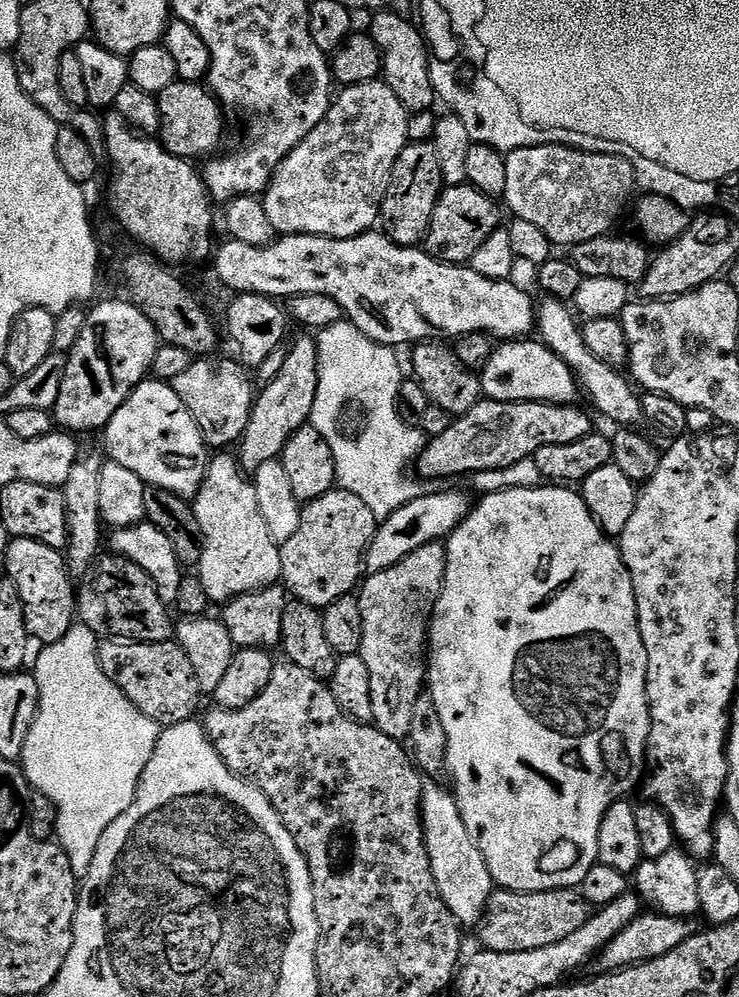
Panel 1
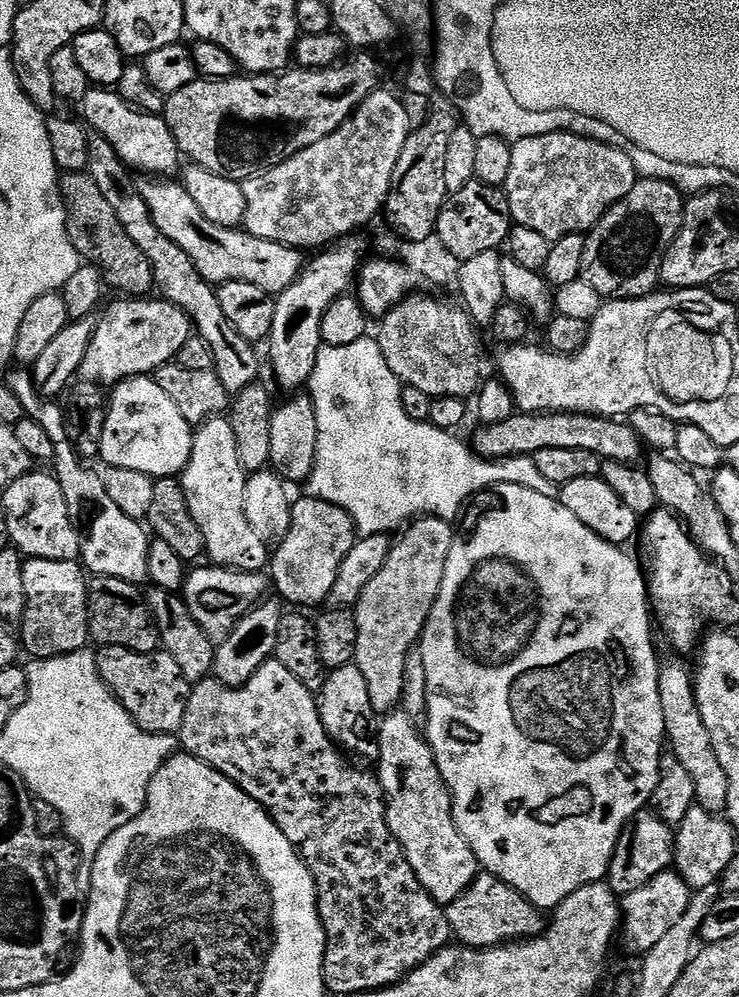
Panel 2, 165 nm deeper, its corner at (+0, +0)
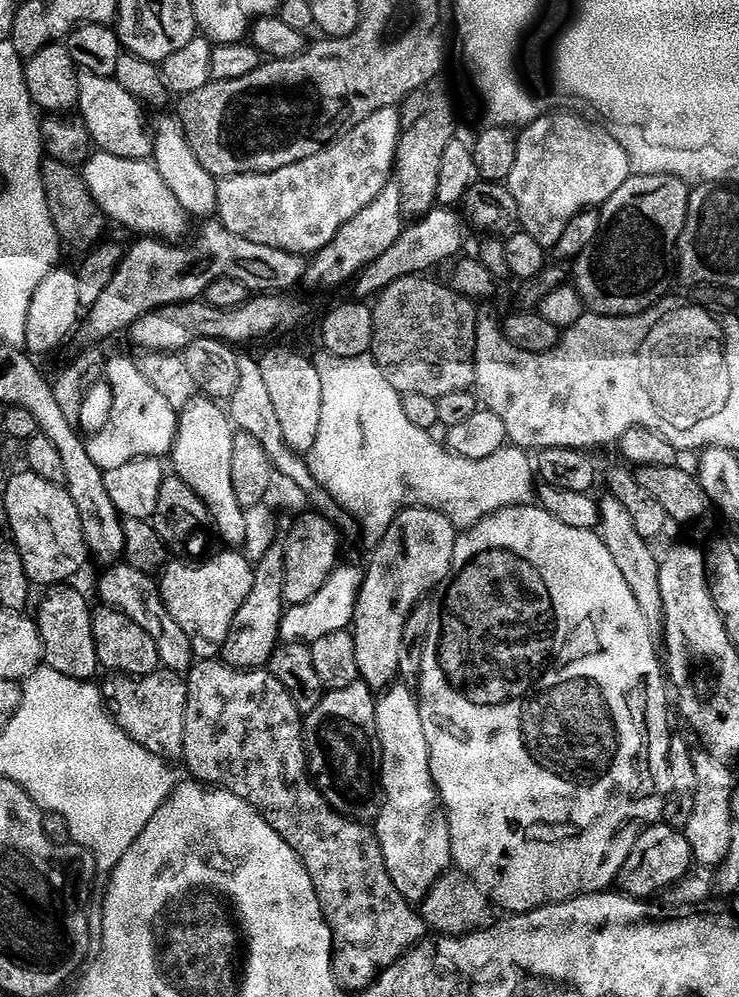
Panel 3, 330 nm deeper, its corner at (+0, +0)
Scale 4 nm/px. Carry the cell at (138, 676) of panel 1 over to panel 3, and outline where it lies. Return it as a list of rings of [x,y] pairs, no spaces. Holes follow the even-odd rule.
[[[161,670],[150,674],[149,676],[137,676],[135,678],[131,676],[122,676],[119,674],[112,674],[107,677],[108,681],[102,684],[102,695],[107,711],[110,713],[113,720],[116,721],[116,727],[121,728],[123,732],[127,734],[130,739],[133,740],[138,746],[142,746],[150,754],[160,757],[165,762],[176,762],[184,755],[184,719],[186,718],[186,698],[188,697],[188,685],[183,675],[175,672],[169,672],[167,670]]]

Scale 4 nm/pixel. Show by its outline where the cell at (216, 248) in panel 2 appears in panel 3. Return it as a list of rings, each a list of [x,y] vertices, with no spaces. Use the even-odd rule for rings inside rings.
[[[93,151],[92,157],[82,166],[84,182],[89,194],[94,198],[100,211],[109,221],[129,228],[140,238],[165,238],[175,241],[184,232],[186,213],[170,191],[170,186],[162,182],[155,163],[151,159],[131,160],[118,158],[109,152]]]

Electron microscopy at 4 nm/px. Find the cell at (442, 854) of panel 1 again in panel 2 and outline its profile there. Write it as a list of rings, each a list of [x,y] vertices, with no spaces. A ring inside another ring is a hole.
[[[404,711],[389,712],[379,721],[378,754],[375,759],[380,763],[378,775],[380,785],[384,787],[384,799],[387,803],[386,818],[394,838],[402,846],[406,854],[406,862],[414,870],[418,882],[434,898],[437,904],[447,906],[460,899],[460,895],[476,881],[478,865],[474,850],[462,838],[456,829],[456,820],[452,817],[452,796],[448,792],[446,782],[436,765],[432,747],[428,745],[425,733]]]

